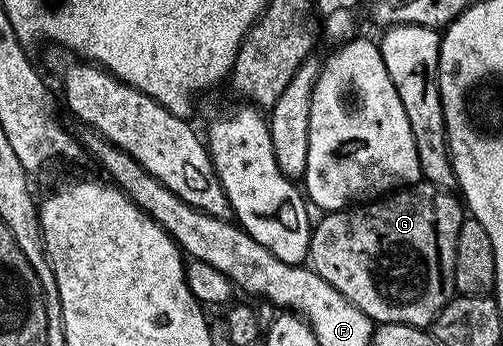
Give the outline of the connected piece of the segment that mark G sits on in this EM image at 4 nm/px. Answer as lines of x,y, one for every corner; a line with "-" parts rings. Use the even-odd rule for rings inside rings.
420,180
378,200
355,204
345,210
333,210
322,217
320,222
318,219
314,223
311,232
310,269
345,296
345,300
361,308
372,323
430,327
441,308
445,308
455,294
457,232
465,217
460,199
451,190
440,190
433,183

